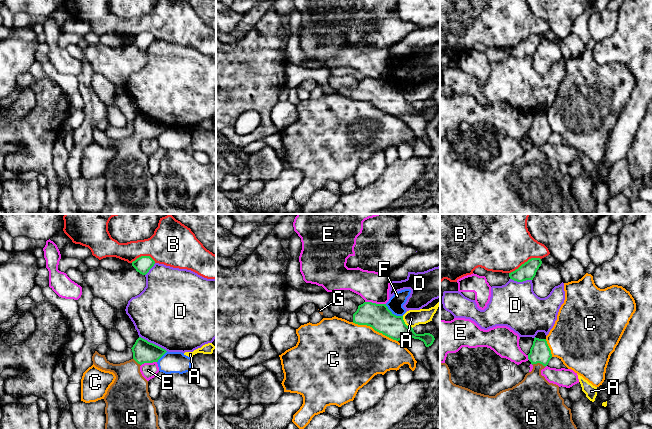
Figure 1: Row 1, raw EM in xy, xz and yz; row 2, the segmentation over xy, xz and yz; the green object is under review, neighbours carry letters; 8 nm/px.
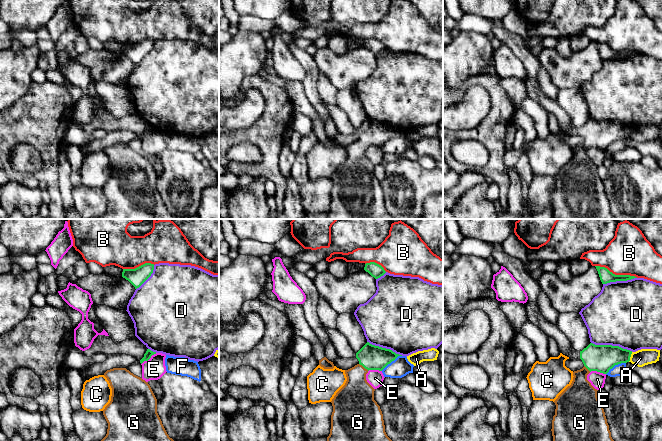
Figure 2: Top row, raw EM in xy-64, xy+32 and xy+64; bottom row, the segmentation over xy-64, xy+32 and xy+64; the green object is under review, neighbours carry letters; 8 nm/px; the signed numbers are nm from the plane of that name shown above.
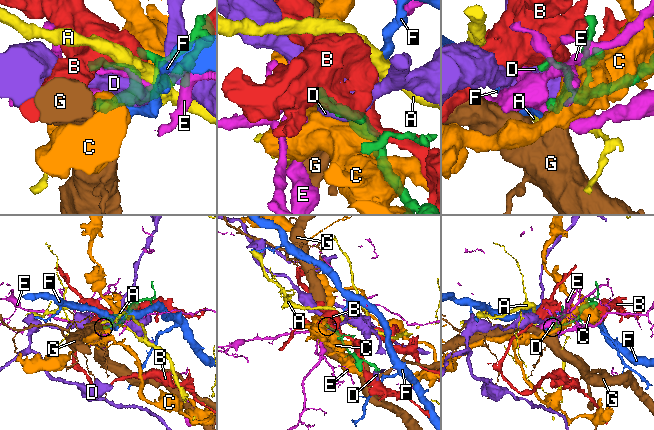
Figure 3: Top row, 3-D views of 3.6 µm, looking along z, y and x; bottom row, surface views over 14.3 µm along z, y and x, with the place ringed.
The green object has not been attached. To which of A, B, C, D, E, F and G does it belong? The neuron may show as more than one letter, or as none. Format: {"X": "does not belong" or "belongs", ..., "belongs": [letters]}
{"A": "does not belong", "B": "does not belong", "C": "does not belong", "D": "does not belong", "E": "does not belong", "F": "does not belong", "G": "belongs", "belongs": ["G"]}

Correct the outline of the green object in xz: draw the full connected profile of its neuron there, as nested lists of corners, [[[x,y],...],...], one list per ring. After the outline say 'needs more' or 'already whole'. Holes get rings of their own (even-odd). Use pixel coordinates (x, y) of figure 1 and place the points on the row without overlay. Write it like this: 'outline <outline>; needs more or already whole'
outline [[[364,78],[353,90],[353,99],[370,102],[375,107],[396,117],[412,113],[423,117],[425,122],[429,123],[435,116],[430,109],[416,110],[412,103],[405,100],[403,92],[394,91],[386,80]]]; already whole

